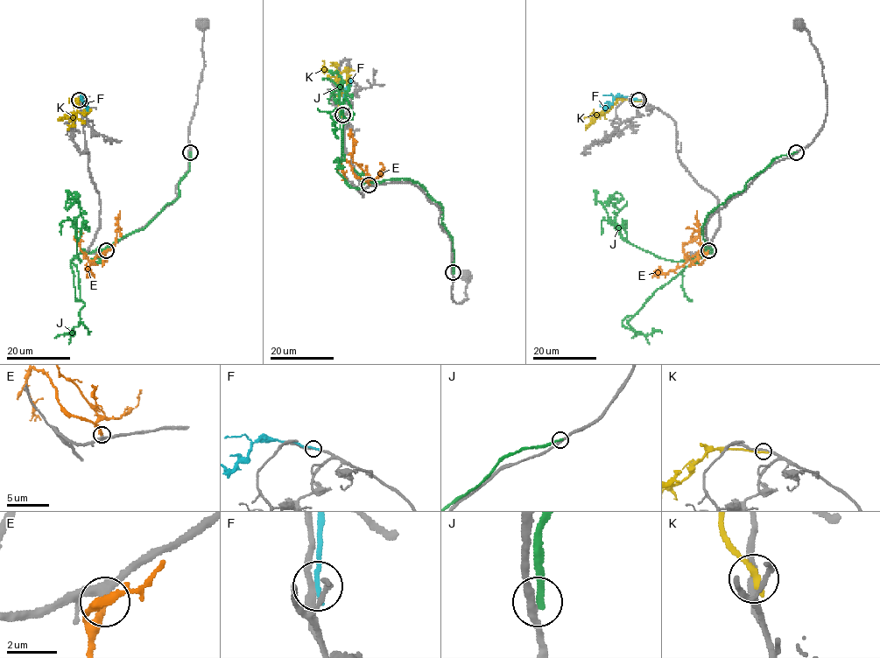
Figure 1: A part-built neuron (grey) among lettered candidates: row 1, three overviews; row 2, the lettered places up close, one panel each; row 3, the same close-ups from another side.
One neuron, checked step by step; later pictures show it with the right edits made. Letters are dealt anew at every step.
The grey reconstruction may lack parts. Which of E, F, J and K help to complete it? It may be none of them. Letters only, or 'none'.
E

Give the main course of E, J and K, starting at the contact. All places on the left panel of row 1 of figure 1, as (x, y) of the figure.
E: (106, 251), (100, 262), (91, 263), (78, 242), (80, 229)
J: (190, 152), (179, 195), (139, 230), (81, 251), (73, 257), (80, 262), (79, 206), (70, 201), (78, 192)
K: (79, 100), (74, 99), (77, 112), (59, 118)

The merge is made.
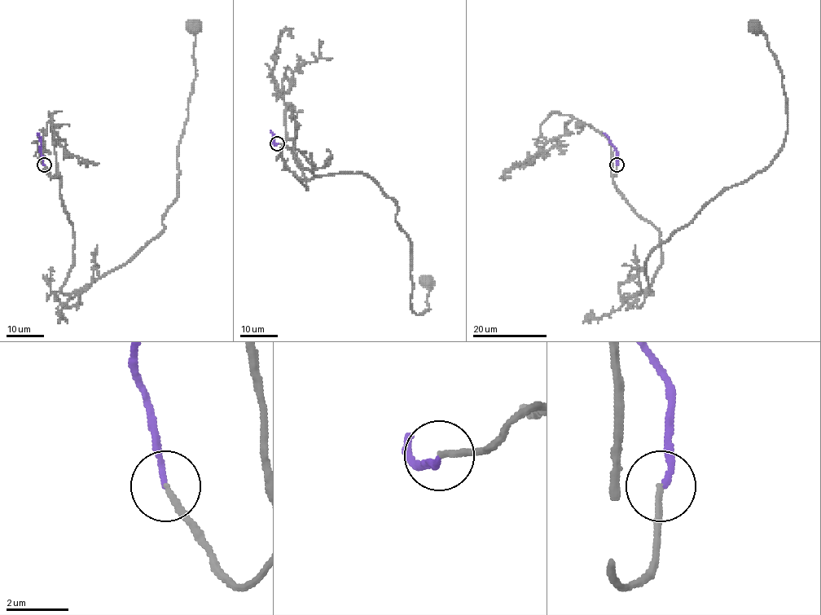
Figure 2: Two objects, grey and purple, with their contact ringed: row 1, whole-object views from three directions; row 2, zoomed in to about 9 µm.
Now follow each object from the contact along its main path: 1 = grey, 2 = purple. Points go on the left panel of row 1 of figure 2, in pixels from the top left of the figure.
1: (43, 164), (60, 175), (74, 232), (61, 289), (74, 292), (164, 229), (177, 195), (195, 28)
2: (43, 164), (41, 137), (37, 133)

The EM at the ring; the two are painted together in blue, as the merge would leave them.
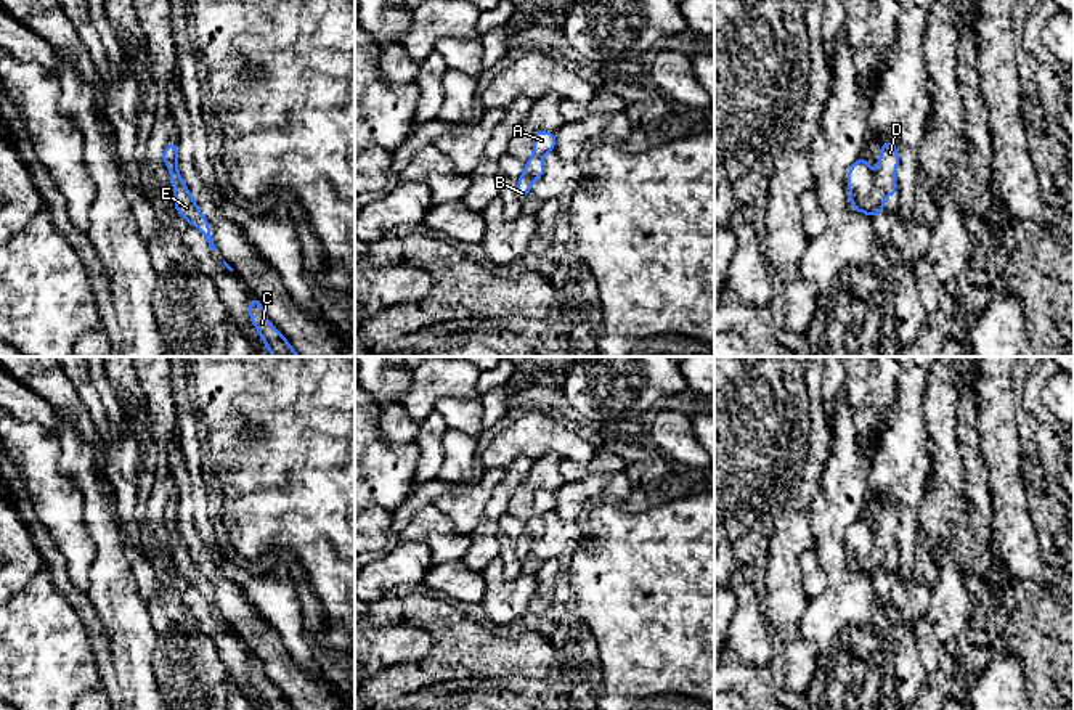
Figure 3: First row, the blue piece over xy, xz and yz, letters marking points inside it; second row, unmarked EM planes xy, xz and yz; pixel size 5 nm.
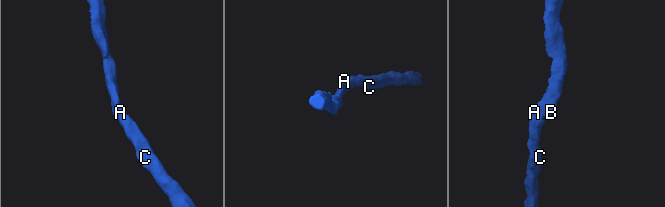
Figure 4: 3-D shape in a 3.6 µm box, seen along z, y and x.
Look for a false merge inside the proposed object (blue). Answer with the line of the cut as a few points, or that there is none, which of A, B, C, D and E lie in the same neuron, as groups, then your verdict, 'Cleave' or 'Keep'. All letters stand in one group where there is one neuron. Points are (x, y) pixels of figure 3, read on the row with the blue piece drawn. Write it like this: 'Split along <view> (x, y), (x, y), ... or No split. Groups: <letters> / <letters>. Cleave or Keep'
No split. Groups: A B C D E. Keep

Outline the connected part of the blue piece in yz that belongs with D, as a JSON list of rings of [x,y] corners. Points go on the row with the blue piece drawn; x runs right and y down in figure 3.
[[[889,141],[880,148],[880,172],[875,175],[870,164],[860,156],[848,170],[849,201],[856,212],[865,212],[870,218],[885,212],[886,196],[897,194],[896,169],[899,165],[897,148]]]

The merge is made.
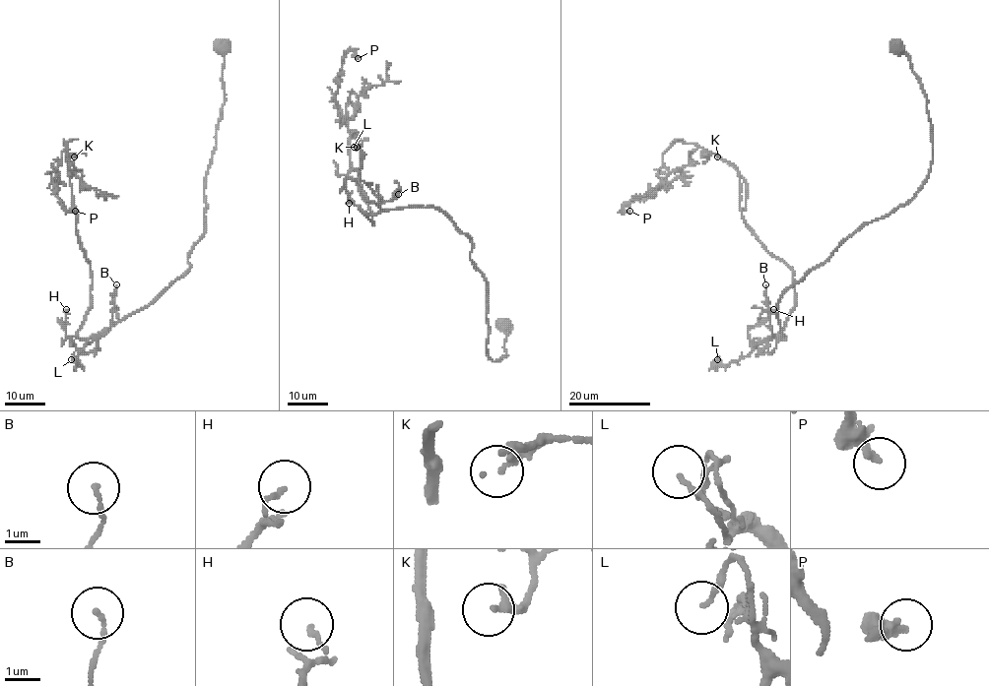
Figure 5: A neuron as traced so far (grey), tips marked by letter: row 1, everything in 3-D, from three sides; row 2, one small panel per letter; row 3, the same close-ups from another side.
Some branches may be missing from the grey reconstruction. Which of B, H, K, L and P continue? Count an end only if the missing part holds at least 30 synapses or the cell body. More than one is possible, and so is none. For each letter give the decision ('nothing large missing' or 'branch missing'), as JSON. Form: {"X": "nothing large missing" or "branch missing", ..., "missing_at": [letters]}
{"B": "nothing large missing", "H": "nothing large missing", "K": "nothing large missing", "L": "nothing large missing", "P": "nothing large missing", "missing_at": []}

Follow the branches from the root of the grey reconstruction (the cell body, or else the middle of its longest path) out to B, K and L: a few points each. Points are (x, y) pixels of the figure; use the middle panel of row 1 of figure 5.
B: (505, 326), (506, 354), (494, 362), (472, 241), (436, 209), (383, 211), (378, 205), (398, 194)
K: (505, 326), (506, 354), (494, 362), (472, 241), (429, 207), (360, 209), (372, 223), (351, 130), (357, 147)
L: (505, 326), (506, 354), (494, 362), (472, 241), (436, 209), (383, 211), (361, 179), (361, 146), (354, 147)

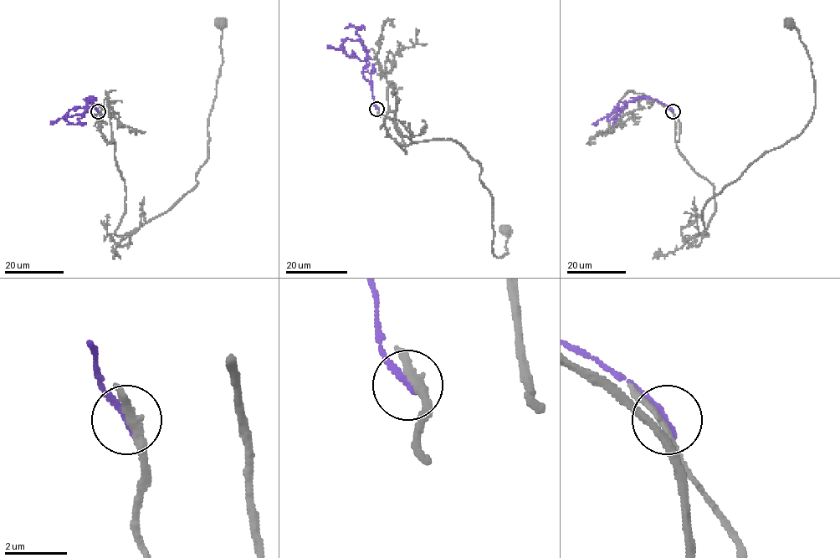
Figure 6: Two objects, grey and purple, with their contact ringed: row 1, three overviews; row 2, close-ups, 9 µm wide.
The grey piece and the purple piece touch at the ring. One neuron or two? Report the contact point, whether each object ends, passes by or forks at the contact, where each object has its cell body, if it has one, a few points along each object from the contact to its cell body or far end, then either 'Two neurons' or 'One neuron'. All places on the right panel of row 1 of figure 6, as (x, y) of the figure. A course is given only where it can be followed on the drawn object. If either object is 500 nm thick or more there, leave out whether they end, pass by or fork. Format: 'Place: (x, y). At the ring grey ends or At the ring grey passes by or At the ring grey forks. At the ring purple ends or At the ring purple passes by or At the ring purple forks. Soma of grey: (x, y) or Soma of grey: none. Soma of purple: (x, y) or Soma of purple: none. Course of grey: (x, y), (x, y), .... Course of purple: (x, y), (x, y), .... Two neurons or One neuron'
Place: (673, 111). At the ring grey passes by. At the ring purple ends. Soma of grey: (789, 23). Soma of purple: none. Course of grey: (673, 111), (677, 147), (714, 186), (705, 235), (704, 205), (811, 116), (810, 58), (789, 24). Course of purple: (673, 111), (655, 99), (636, 99), (620, 101), (612, 113), (594, 124), (596, 125). Two neurons

